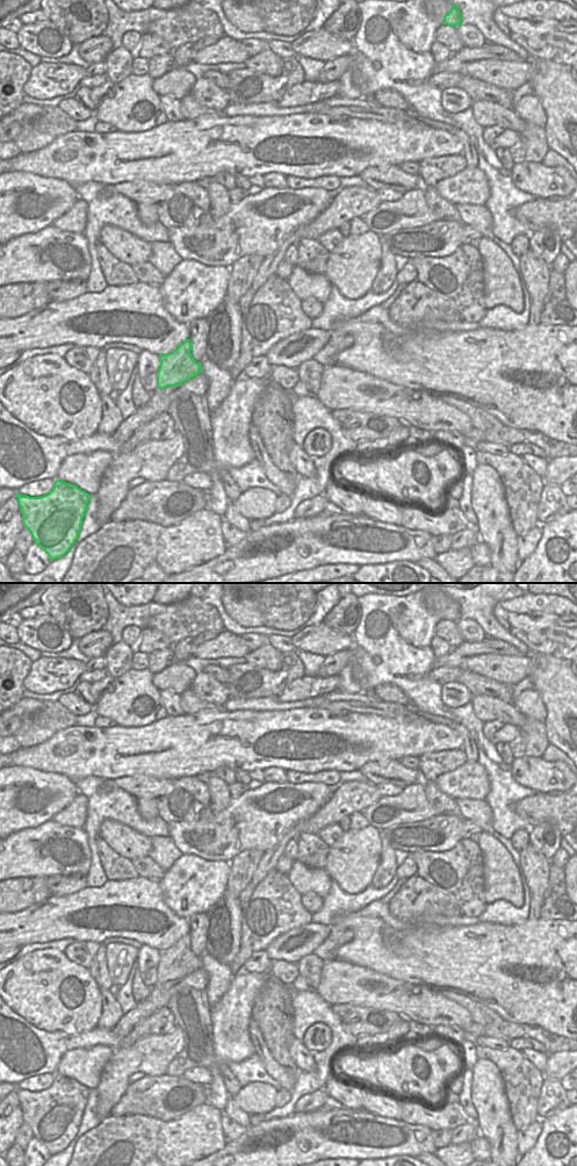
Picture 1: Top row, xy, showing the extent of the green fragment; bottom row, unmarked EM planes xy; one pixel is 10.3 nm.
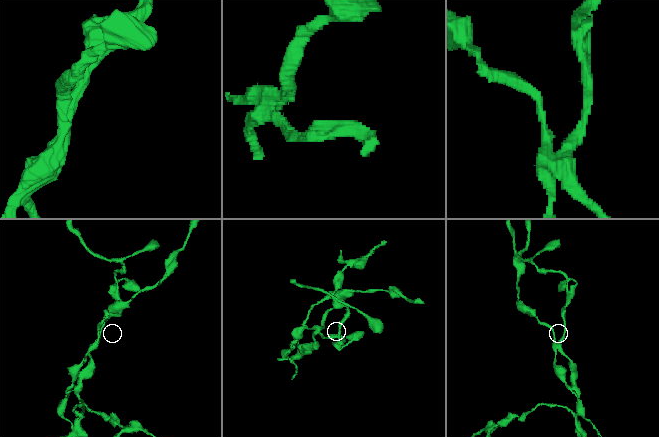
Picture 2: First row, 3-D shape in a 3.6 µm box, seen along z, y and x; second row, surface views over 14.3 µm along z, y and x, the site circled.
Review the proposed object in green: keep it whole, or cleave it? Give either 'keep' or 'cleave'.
cleave

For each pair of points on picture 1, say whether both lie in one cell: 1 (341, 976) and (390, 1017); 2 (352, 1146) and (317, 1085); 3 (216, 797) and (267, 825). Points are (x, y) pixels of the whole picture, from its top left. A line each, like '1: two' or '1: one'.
1: two
2: two
3: two

